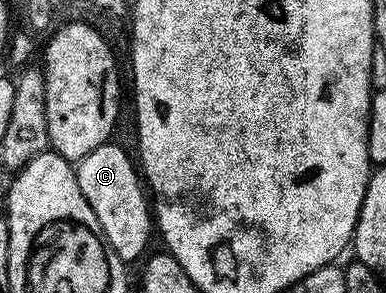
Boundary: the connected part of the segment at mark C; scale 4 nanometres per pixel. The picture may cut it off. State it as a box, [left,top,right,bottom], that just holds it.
[75,142,151,262]

